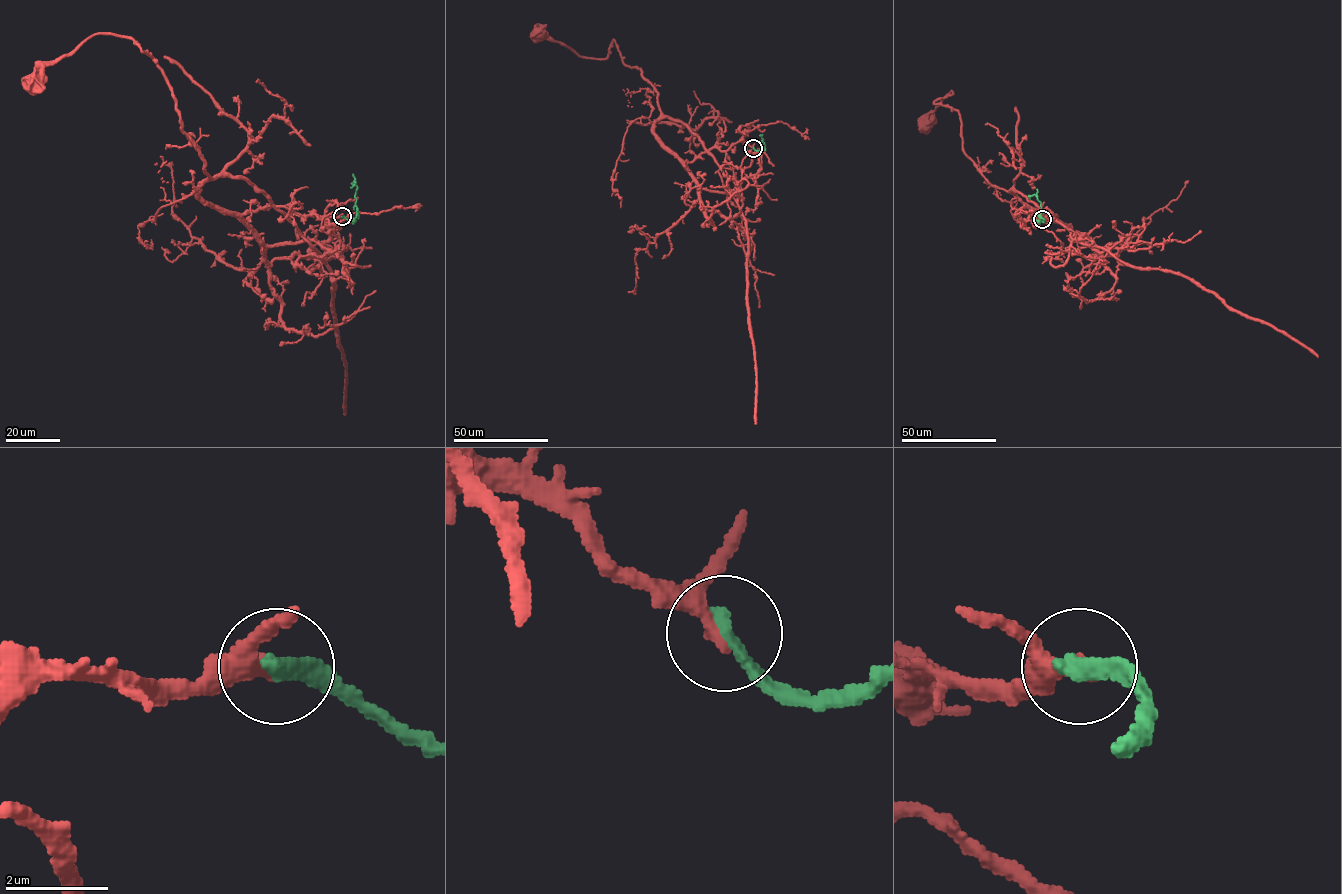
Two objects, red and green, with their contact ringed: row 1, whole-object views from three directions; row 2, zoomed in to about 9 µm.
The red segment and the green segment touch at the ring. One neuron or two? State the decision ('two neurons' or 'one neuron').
two neurons

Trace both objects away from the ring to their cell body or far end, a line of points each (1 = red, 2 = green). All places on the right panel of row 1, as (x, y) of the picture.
1: (1042, 218), (965, 152), (960, 114), (934, 103), (951, 91), (926, 124)
2: (1042, 218), (1043, 221), (1040, 219), (1041, 203), (1037, 196), (1029, 198)

